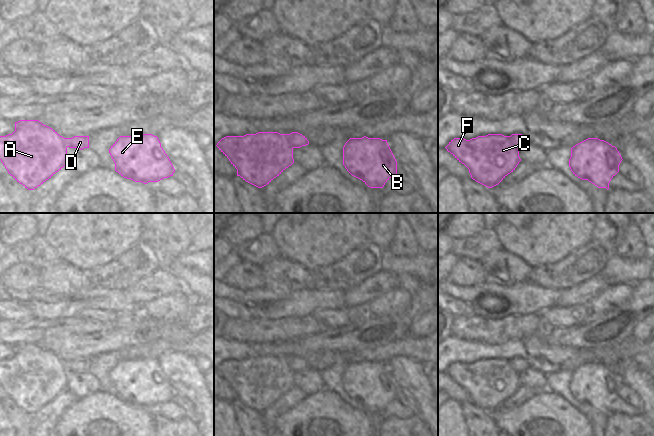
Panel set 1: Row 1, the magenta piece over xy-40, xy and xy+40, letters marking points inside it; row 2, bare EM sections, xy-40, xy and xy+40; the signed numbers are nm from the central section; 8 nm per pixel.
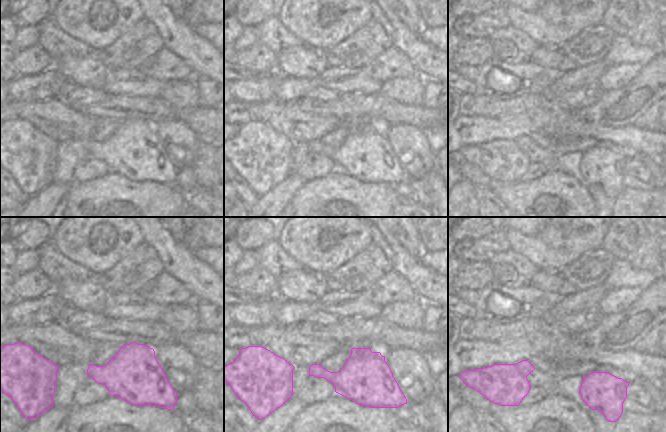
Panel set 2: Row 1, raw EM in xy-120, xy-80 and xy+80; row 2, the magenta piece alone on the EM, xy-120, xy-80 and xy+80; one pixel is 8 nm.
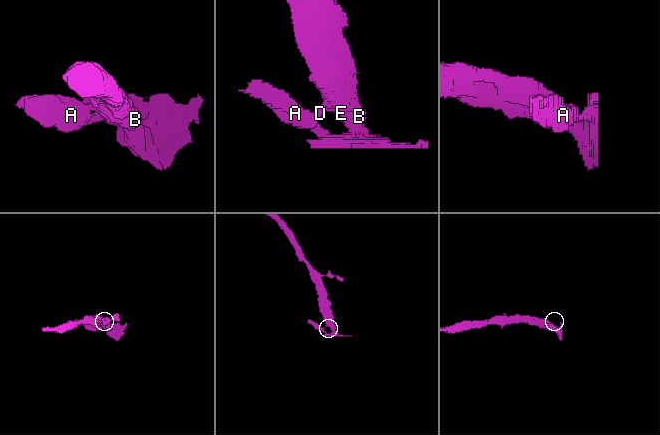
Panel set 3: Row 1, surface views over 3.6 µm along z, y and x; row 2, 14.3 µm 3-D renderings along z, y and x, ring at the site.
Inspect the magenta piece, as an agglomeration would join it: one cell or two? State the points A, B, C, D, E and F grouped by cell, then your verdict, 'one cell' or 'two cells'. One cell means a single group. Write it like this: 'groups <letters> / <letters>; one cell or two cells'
groups A C F / B D E; two cells

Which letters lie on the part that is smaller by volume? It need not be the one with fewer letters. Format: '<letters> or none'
A, C, F.

